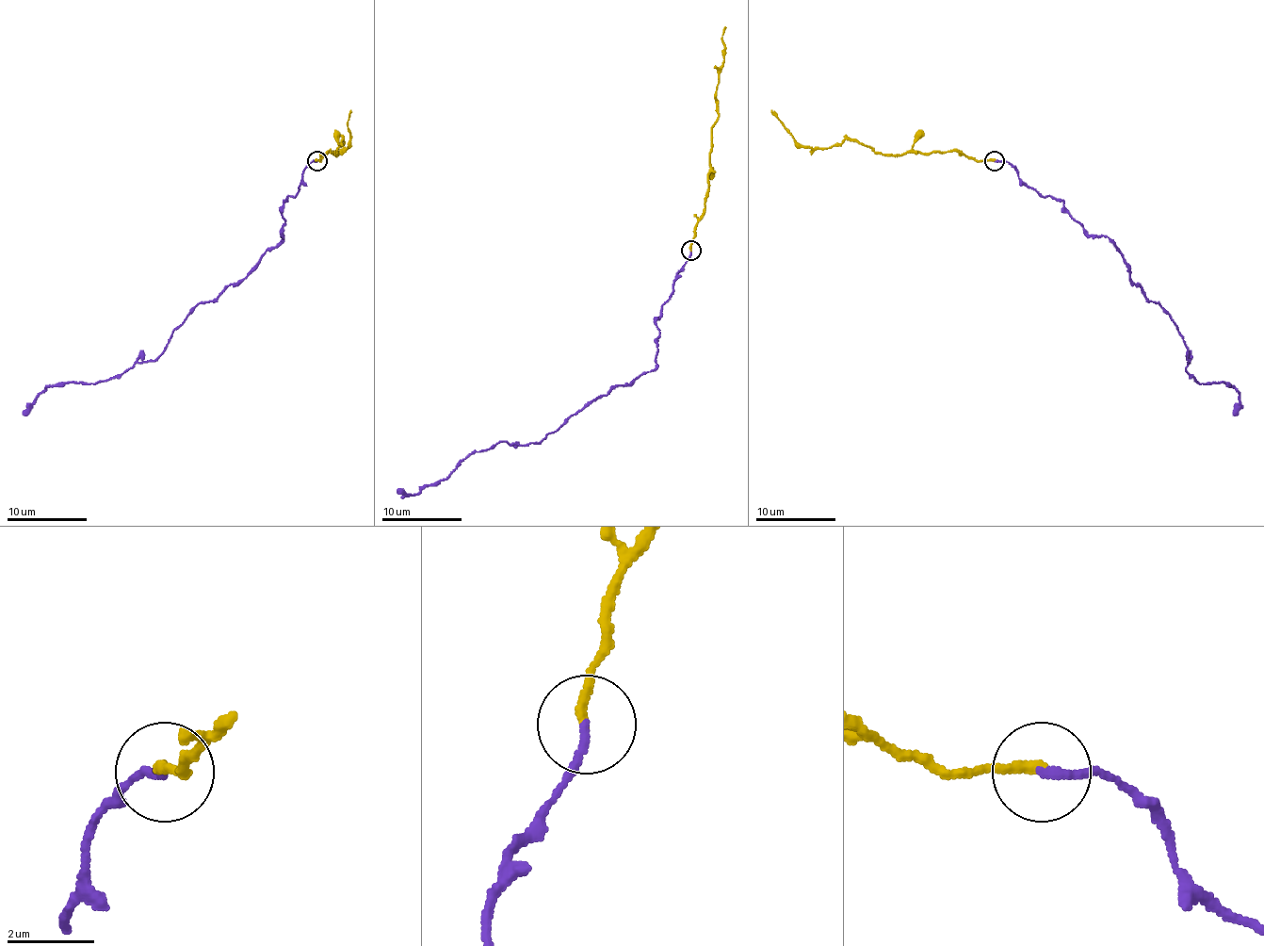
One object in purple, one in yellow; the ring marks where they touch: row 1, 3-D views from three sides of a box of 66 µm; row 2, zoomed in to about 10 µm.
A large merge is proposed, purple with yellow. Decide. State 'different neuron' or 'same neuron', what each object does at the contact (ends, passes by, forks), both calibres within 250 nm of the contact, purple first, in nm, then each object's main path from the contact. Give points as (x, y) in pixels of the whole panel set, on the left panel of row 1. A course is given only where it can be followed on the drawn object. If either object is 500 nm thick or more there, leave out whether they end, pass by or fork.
same neuron; purple ends there; yellow ends there; 200 nm thick on the purple side, 220 nm on the other; purple runs (316, 160), (286, 198), (278, 242), (244, 278), (199, 303), (154, 360), (95, 383), (49, 385), (23, 415); yellow runs (316, 160), (330, 150), (336, 154), (344, 142), (342, 140), (346, 148), (350, 140), (350, 110)

